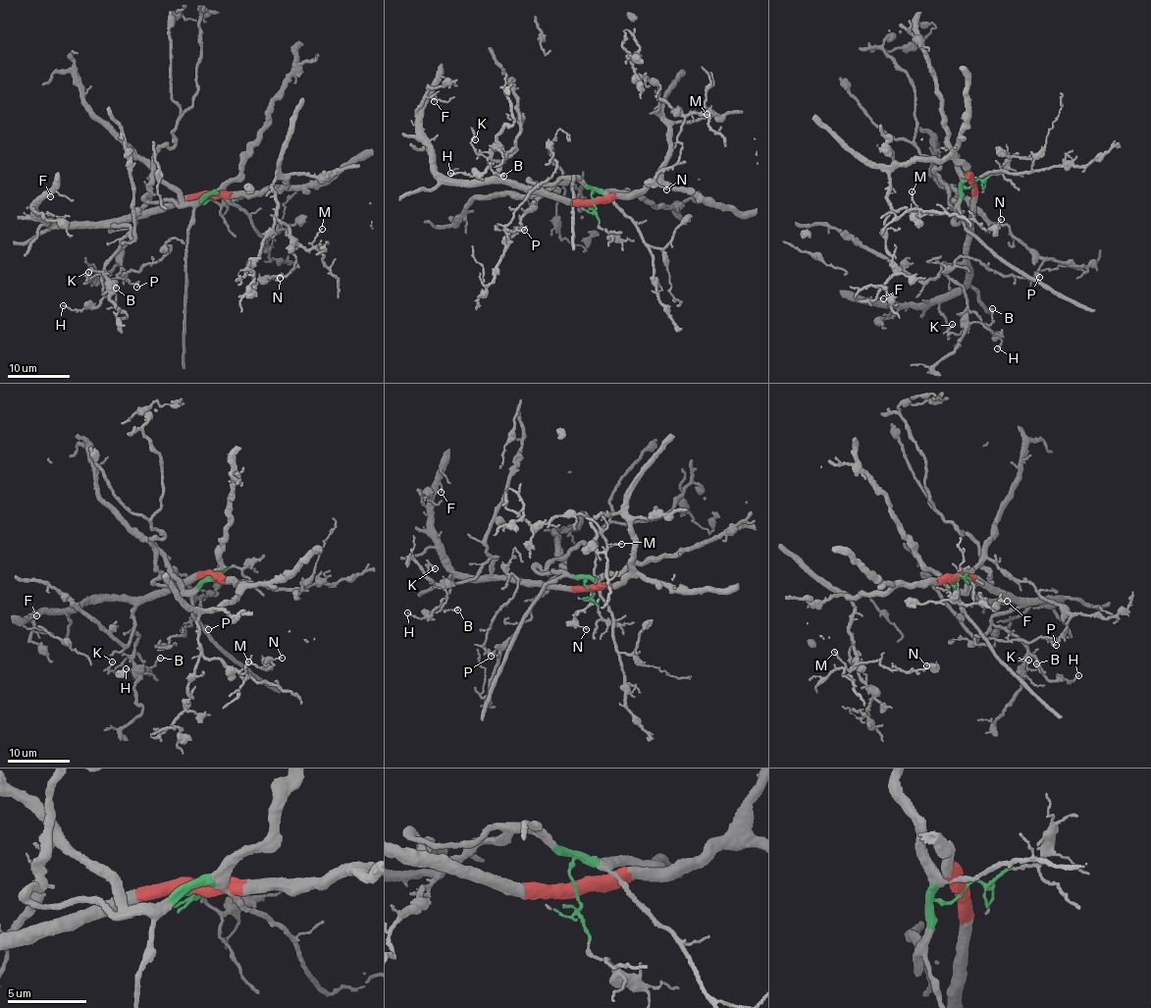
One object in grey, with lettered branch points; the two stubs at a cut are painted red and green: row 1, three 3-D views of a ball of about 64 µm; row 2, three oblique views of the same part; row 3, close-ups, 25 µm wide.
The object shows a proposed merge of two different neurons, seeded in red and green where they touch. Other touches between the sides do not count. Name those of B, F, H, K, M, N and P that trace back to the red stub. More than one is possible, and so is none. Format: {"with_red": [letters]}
{"with_red": ["B", "F", "H", "K", "M", "N"]}

